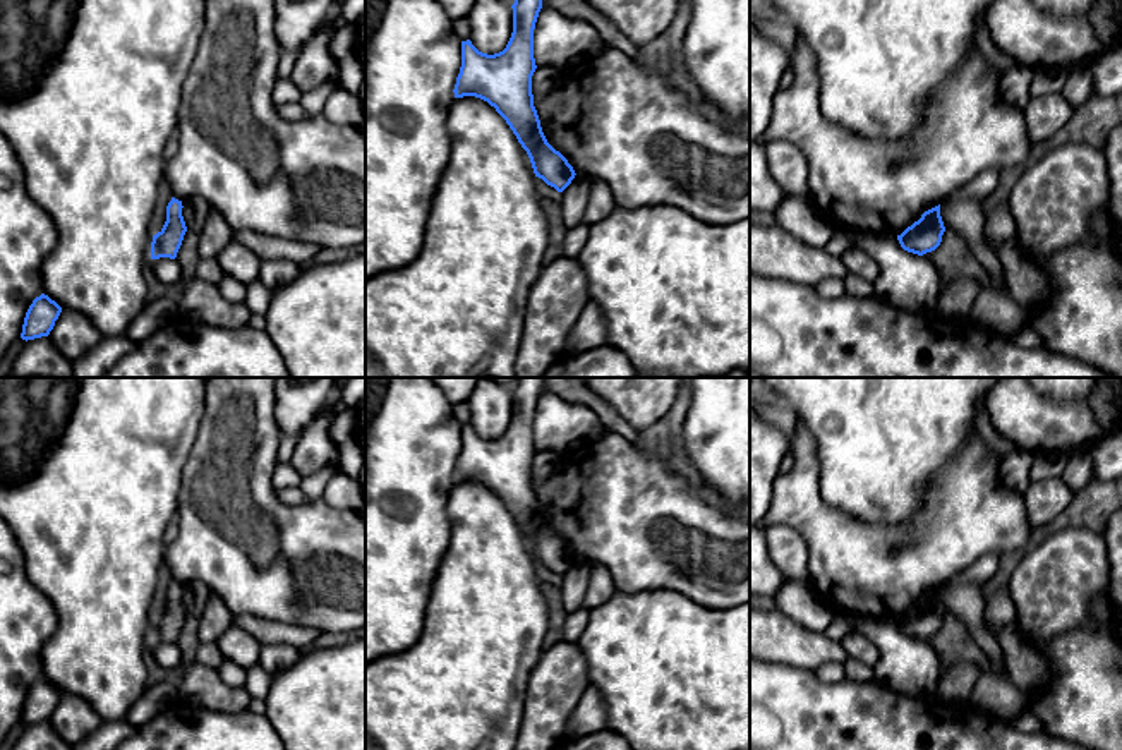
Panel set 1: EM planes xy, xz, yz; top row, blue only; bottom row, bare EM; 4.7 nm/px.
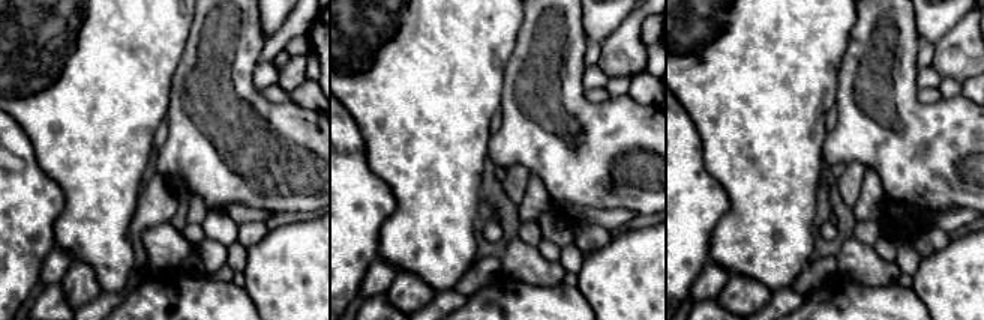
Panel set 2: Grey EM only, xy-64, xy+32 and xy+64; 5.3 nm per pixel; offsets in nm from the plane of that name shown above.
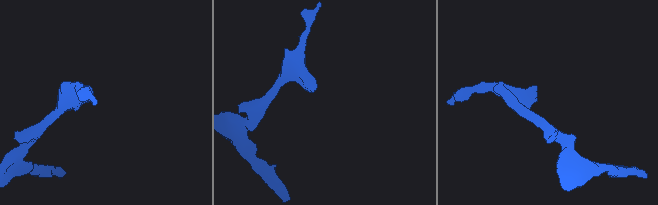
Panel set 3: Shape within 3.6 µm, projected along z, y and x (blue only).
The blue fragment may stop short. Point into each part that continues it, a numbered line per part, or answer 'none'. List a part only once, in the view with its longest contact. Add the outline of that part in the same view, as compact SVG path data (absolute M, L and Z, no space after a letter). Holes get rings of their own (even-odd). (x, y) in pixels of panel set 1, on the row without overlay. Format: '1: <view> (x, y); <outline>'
none

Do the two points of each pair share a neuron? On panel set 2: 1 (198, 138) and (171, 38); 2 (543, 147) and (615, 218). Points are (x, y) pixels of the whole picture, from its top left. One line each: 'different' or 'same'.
1: different
2: different

